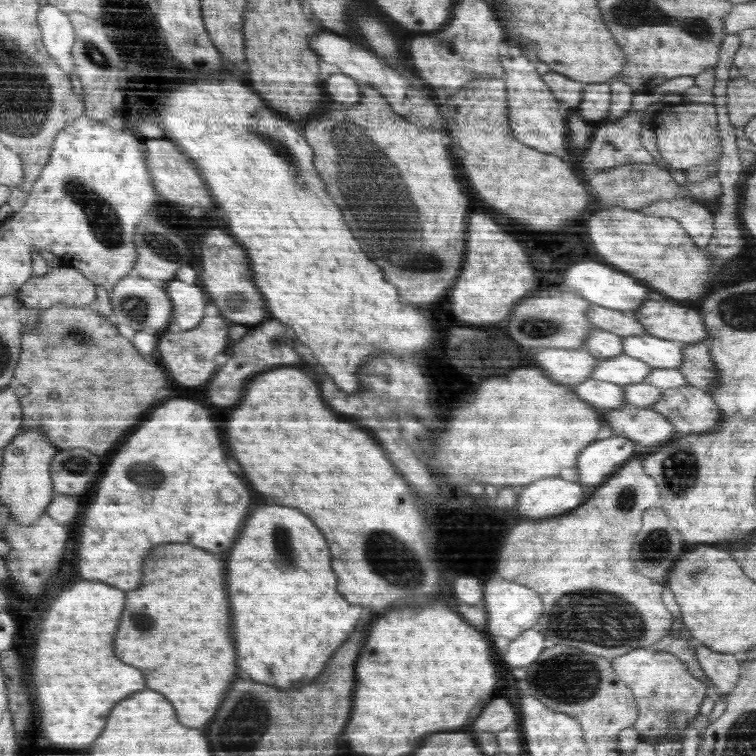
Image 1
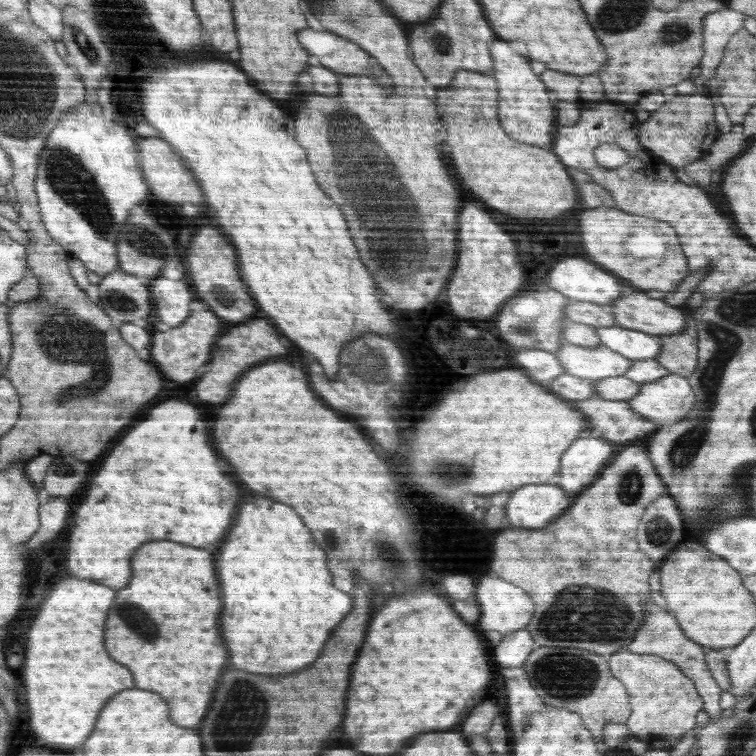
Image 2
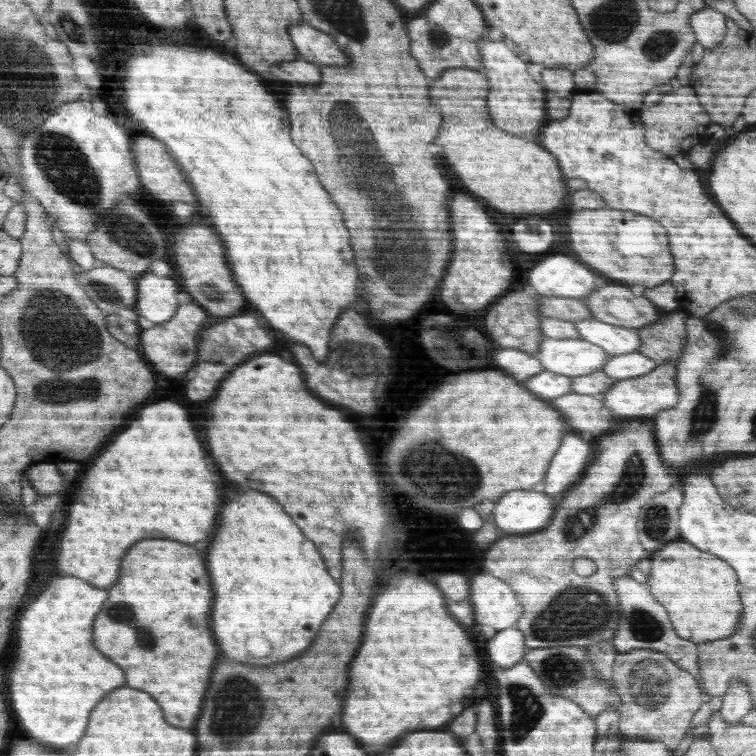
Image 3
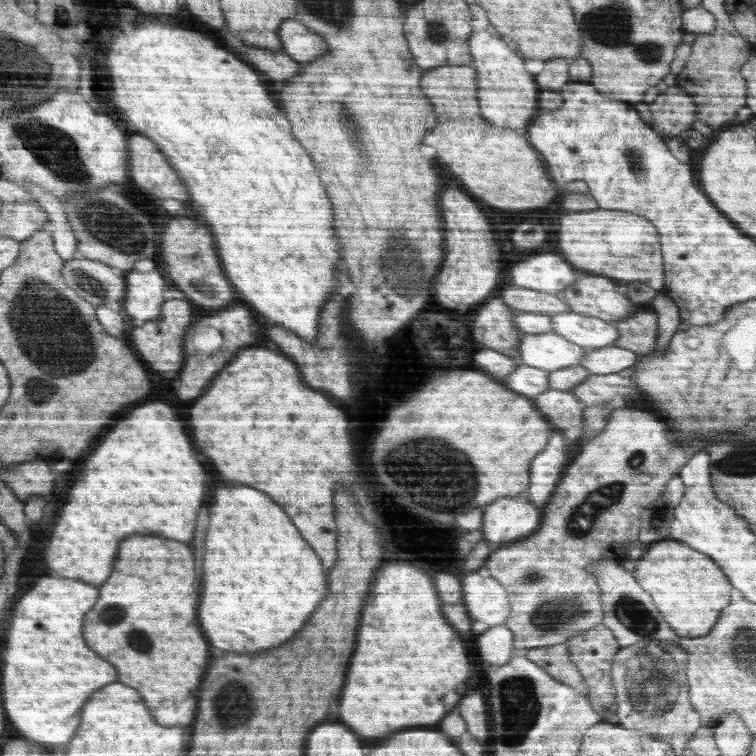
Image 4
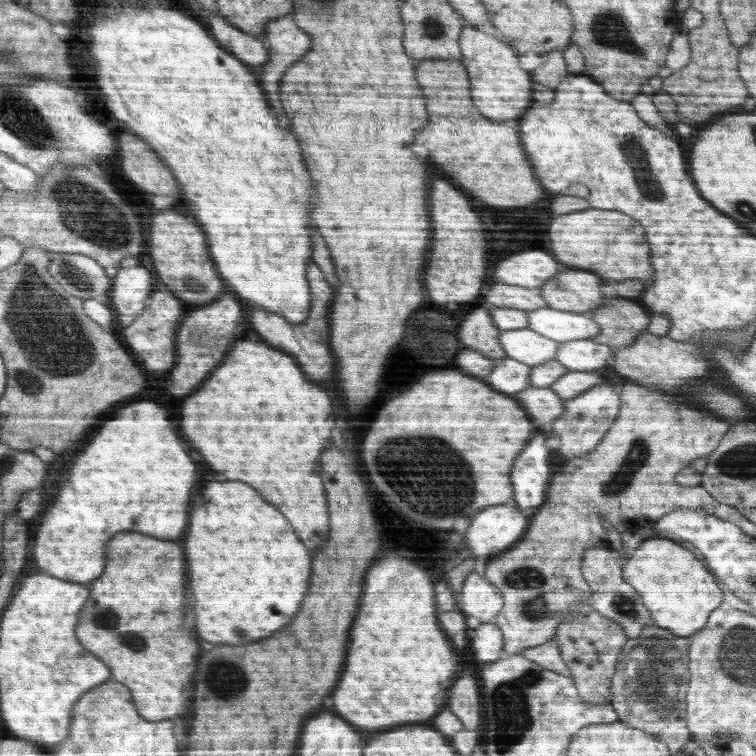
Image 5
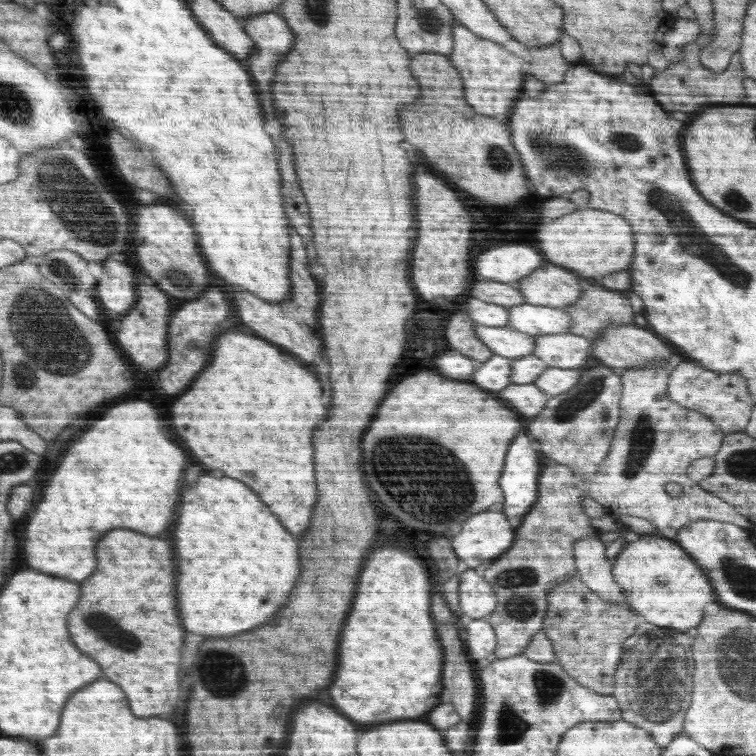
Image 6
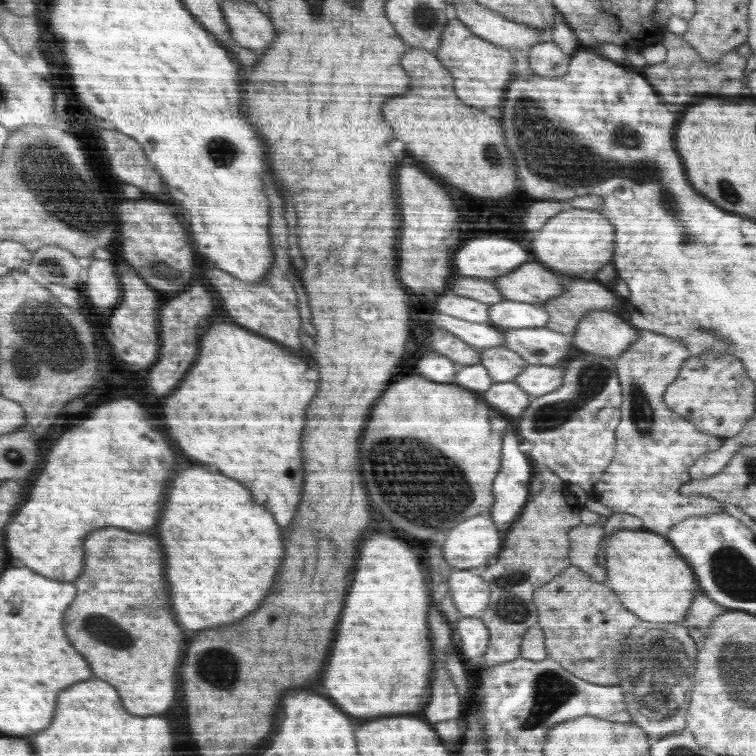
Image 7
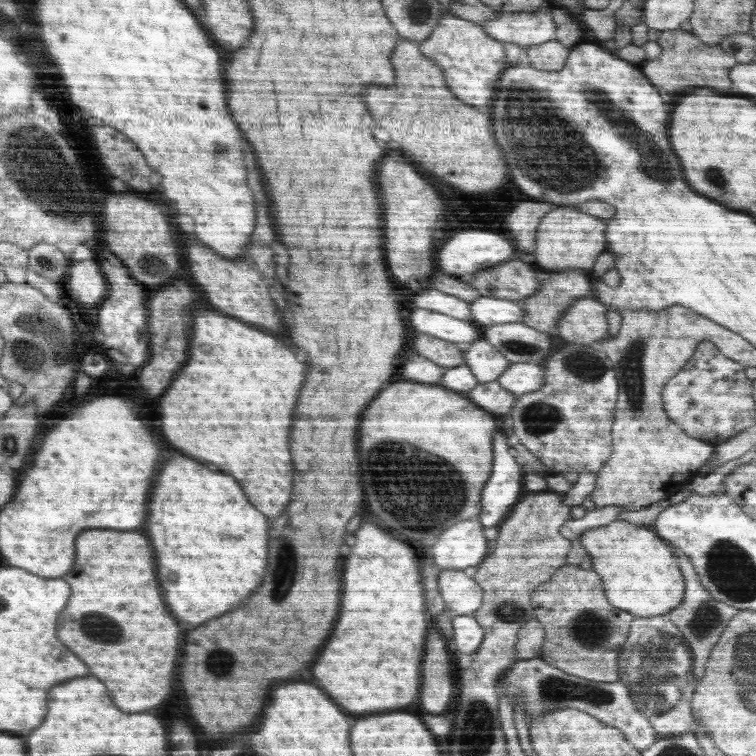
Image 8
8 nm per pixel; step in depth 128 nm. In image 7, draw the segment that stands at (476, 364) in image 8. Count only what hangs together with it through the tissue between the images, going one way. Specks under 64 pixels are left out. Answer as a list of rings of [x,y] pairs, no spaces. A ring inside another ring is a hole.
[[[506,347],[480,349],[479,363],[486,367],[494,383],[514,381],[528,365],[523,358]]]

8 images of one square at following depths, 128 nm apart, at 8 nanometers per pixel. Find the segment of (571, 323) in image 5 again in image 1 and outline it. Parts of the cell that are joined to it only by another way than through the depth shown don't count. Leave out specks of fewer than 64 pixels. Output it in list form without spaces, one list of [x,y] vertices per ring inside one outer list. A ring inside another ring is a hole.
[[[652,335],[621,338],[622,352],[654,368],[678,369],[683,363],[683,346],[679,340],[666,340]]]

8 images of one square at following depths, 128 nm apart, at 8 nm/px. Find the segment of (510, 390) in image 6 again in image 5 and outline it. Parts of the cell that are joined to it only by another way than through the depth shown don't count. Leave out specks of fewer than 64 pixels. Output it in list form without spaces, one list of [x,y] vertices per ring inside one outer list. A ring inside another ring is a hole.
[[[528,387],[515,393],[515,397],[533,415],[533,423],[540,430],[548,430],[548,426],[565,411],[564,399],[560,398],[550,387]]]

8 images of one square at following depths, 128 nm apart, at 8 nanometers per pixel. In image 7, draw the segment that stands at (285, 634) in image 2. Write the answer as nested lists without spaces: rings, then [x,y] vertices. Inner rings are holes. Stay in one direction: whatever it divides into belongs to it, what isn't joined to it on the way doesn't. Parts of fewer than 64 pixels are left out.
[[[200,466],[180,470],[172,478],[166,504],[162,522],[158,522],[158,536],[166,554],[166,580],[172,582],[170,592],[174,600],[170,604],[180,624],[190,630],[204,630],[240,620],[254,612],[272,586],[276,568],[284,556],[280,526],[274,522],[272,514],[254,504],[250,492],[244,492],[238,480],[220,472],[208,472]]]

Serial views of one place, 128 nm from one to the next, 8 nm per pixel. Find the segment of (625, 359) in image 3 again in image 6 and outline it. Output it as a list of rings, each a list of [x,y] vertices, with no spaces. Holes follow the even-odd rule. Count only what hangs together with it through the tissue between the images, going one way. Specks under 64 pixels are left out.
[[[574,334],[534,335],[535,347],[531,352],[546,366],[554,368],[580,368],[590,360],[592,341]]]

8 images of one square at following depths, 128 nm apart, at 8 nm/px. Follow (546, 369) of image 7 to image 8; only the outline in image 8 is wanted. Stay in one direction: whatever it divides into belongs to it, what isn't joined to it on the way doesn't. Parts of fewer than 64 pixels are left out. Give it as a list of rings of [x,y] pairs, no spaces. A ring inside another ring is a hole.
[[[519,362],[510,363],[510,366],[498,376],[497,381],[504,390],[522,396],[533,390],[541,389],[546,377],[542,364]]]

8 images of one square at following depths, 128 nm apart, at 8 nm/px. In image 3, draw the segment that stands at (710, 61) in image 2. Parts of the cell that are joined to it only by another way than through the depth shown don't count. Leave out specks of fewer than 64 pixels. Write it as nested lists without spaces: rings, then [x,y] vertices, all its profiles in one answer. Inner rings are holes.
[[[706,7],[692,14],[689,25],[693,27],[699,43],[705,49],[711,49],[724,38],[727,29],[726,19],[724,13]]]

